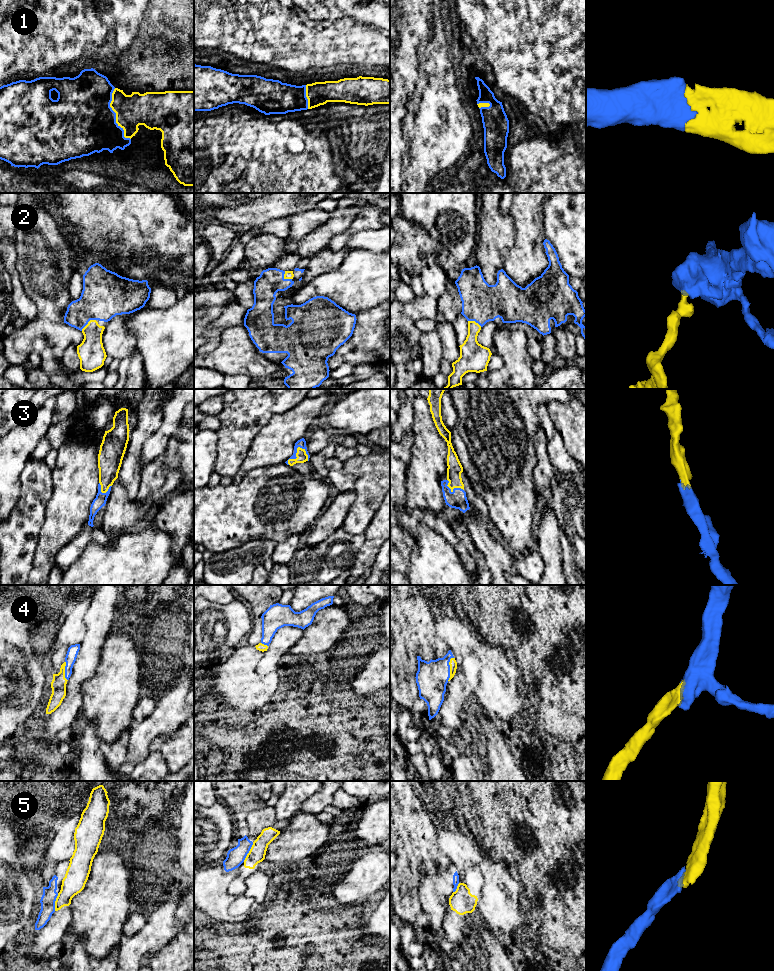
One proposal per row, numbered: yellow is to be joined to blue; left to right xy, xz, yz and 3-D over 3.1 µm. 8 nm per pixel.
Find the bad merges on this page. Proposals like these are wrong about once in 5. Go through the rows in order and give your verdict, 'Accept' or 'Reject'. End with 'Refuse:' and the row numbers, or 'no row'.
1: Accept
2: Accept
3: Accept
4: Accept
5: Reject
Refuse: 5

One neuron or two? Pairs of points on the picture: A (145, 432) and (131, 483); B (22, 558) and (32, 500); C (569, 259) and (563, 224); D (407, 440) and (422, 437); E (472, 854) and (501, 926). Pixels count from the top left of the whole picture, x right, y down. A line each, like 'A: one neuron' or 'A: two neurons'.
A: one neuron
B: one neuron
C: one neuron
D: two neurons
E: one neuron

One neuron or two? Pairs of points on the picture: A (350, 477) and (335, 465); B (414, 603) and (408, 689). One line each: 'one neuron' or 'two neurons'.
A: one neuron
B: one neuron

